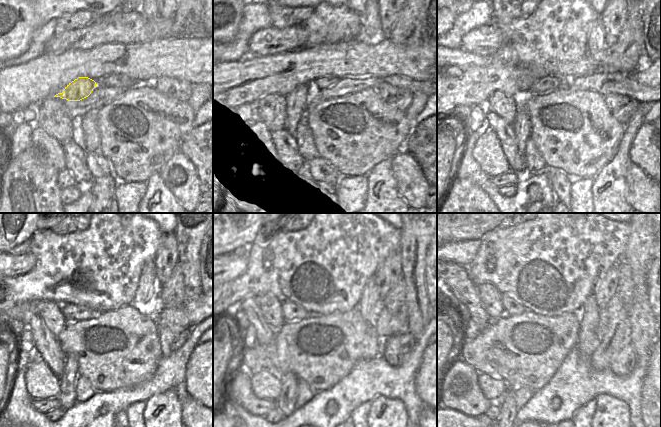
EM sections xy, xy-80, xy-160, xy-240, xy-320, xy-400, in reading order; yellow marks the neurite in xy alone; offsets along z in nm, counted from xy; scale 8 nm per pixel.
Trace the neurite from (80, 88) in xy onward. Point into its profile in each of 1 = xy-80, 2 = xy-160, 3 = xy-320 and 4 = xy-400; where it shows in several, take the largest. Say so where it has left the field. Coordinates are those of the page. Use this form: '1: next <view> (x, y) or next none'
1: next xy-80 (298, 100)
2: next xy-160 (521, 126)
3: next xy-320 (285, 402)
4: next xy-400 (507, 405)

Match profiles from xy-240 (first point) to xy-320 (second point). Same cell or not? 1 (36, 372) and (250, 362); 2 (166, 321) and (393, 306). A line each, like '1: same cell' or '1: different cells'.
1: different cells
2: different cells

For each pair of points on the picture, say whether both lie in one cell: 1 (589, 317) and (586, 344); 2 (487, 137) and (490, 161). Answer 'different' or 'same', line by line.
1: same
2: same

